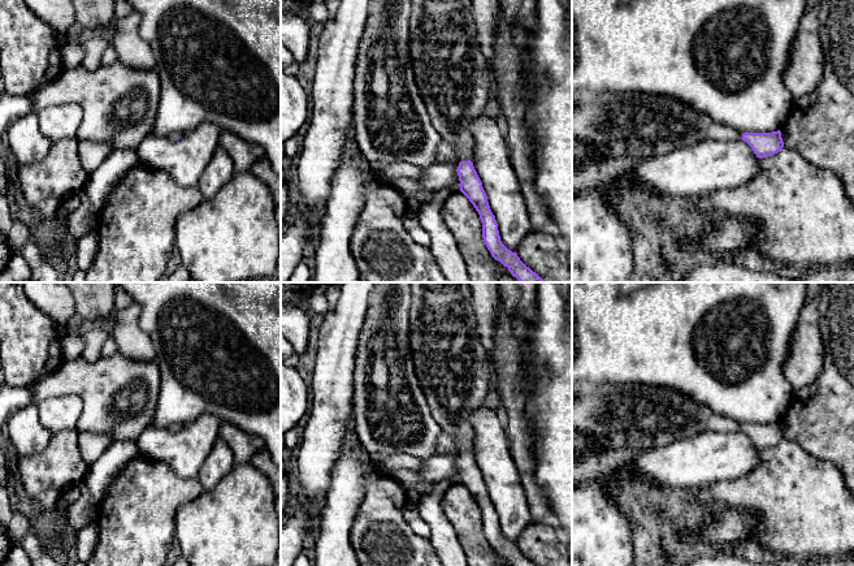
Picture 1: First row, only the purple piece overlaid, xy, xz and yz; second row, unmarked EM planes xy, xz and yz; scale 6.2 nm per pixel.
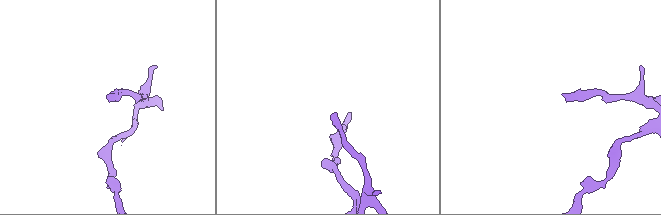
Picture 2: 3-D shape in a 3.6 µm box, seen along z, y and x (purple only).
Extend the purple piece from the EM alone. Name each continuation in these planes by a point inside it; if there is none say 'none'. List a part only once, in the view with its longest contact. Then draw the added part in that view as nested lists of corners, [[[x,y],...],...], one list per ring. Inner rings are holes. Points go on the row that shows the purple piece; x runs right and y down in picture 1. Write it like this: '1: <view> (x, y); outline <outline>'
1: xz (450, 70); outline [[[411,0],[408,48],[432,125],[442,141],[455,148],[460,161],[471,160],[473,139],[469,126],[493,98],[489,68],[477,43],[472,0]]]

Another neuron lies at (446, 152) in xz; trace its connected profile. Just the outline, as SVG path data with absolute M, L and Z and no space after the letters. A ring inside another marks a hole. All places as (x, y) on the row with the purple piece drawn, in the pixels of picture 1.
M447 142L441 143L435 156L435 164L445 163L460 163L459 155L456 154L455 148Z

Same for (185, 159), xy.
M203 122L179 139L148 135L136 148L140 165L165 170L185 187L196 187L201 173L218 147L221 129Z

